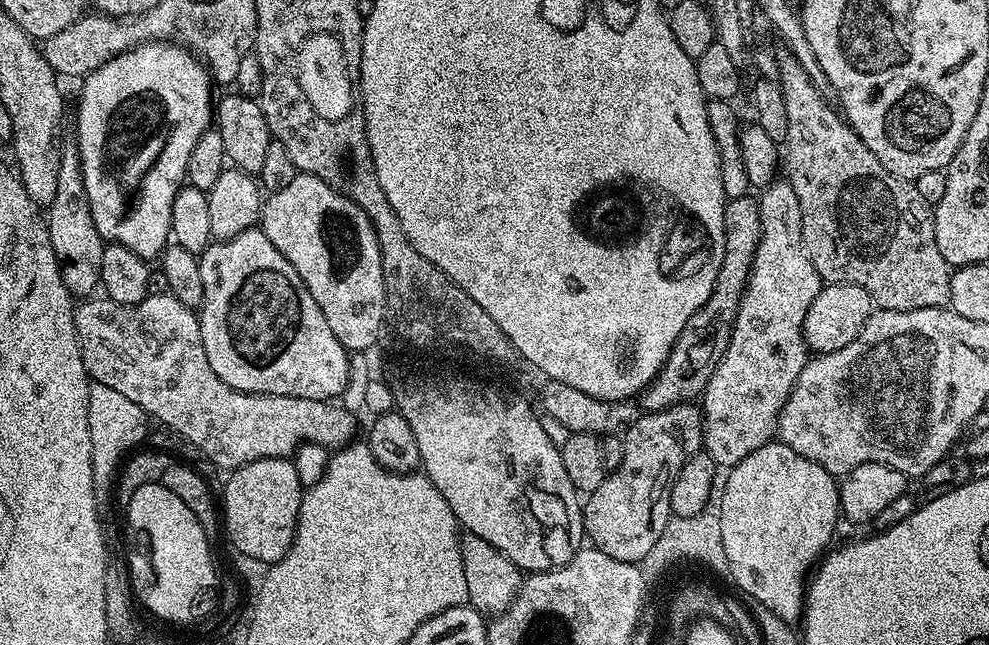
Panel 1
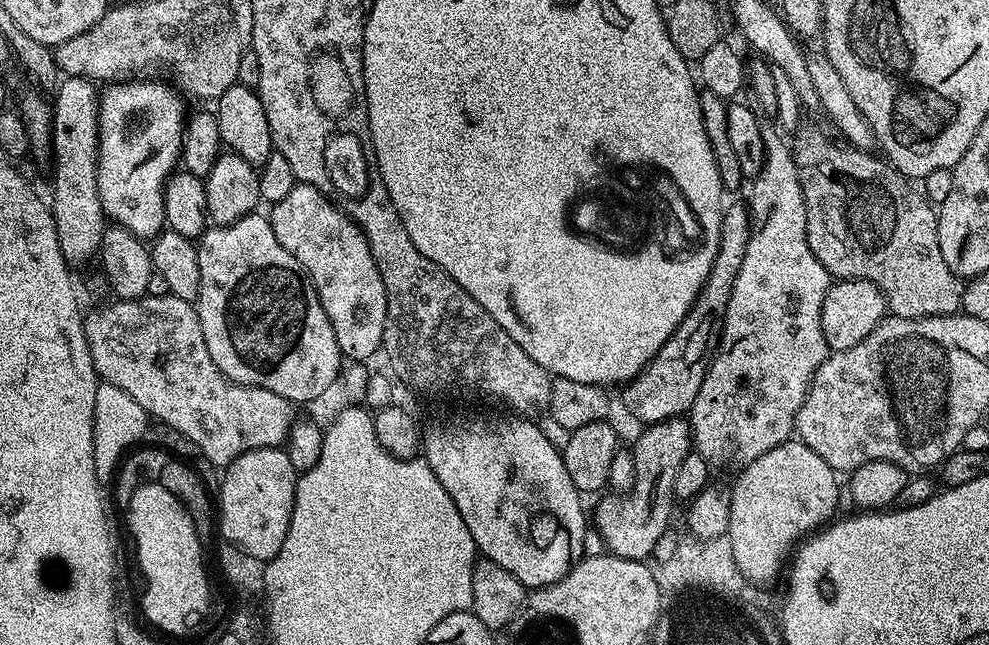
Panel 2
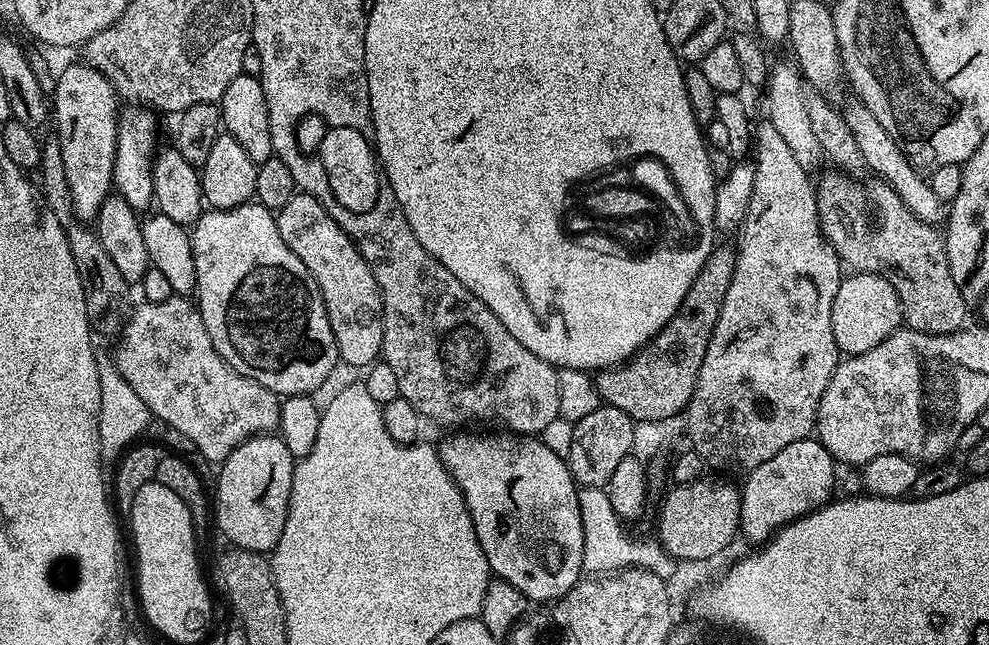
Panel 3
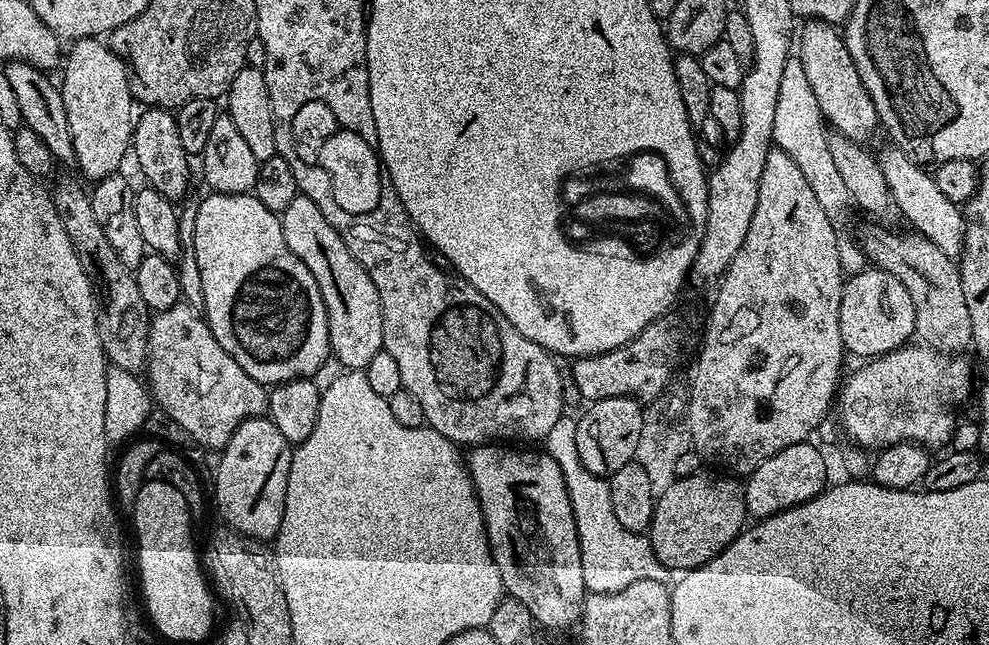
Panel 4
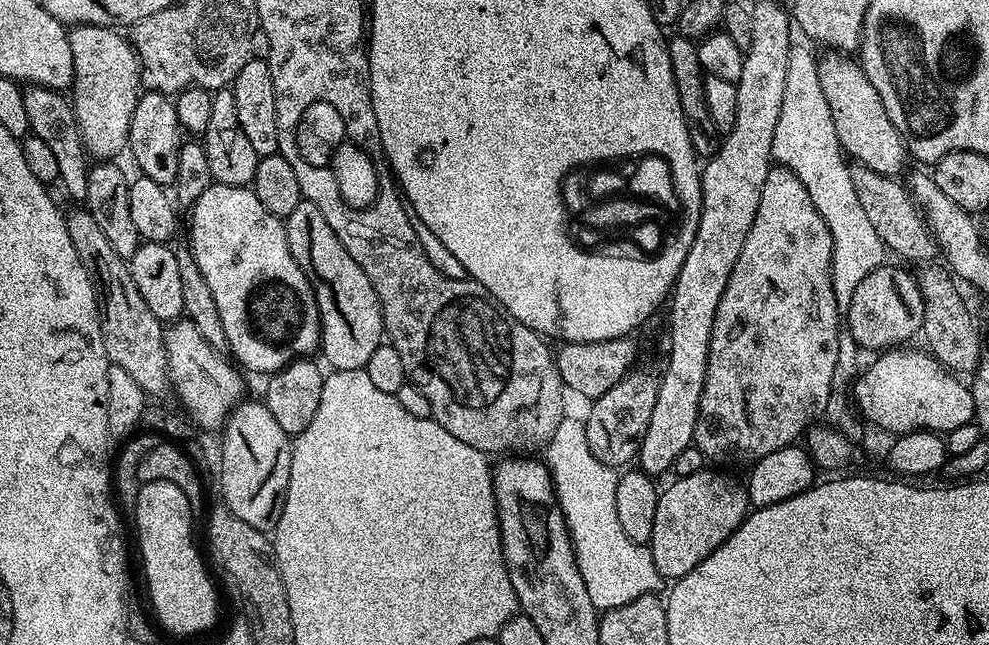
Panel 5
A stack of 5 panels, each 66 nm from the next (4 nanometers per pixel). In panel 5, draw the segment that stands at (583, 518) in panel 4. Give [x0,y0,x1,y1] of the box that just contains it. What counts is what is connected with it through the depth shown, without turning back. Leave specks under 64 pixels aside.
[542,414,662,613]

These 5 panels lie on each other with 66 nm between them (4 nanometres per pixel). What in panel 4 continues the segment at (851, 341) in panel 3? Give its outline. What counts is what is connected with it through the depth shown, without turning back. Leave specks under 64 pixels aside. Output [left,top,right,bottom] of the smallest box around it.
[838,266,916,358]

